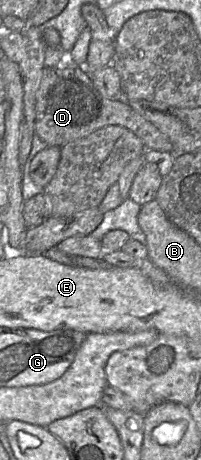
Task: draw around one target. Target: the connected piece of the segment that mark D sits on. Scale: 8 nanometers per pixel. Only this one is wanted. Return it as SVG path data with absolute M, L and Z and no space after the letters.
M84 66L44 69L36 92L35 134L48 146L62 147L109 125L119 125L131 130L142 140L146 149L174 153L169 138L133 110L127 101L104 96Z

